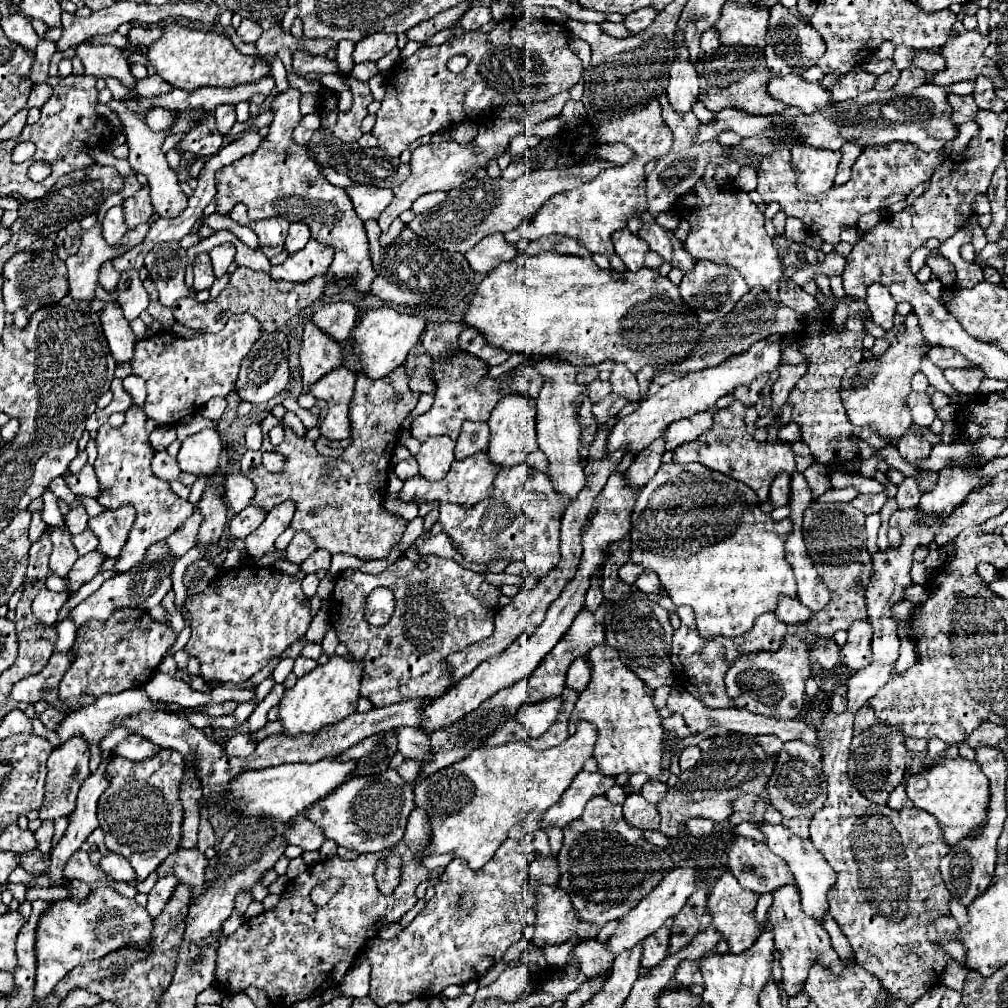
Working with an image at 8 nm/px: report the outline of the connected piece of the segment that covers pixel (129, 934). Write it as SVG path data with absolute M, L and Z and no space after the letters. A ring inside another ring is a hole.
M115 888L95 890L87 902L77 904L73 900L57 900L41 918L37 928L37 980L33 1000L45 1000L55 984L85 960L99 960L125 946L139 946L149 950L153 920L143 906L133 898L125 898Z

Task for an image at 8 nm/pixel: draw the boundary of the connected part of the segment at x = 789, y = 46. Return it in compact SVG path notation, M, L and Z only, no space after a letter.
M775 4L771 8L771 20L769 20L769 30L767 30L767 46L765 46L765 60L767 66L773 70L773 74L799 74L811 66L817 64L817 58L825 54L825 42L813 30L811 26L805 26L799 22L795 16L789 14L789 10L781 4Z

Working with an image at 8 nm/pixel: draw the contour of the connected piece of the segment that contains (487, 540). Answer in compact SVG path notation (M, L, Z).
M519 464L499 470L493 494L473 508L455 504L439 506L443 532L455 542L455 548L471 562L489 562L491 558L525 560L530 574L545 576L559 562L559 526L565 514L563 498L551 490L547 476L535 466Z

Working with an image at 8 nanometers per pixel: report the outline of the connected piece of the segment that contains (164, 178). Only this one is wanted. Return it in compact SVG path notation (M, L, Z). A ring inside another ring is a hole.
M141 96L111 98L107 106L109 106L111 112L115 112L117 118L121 120L123 132L125 132L125 136L127 136L127 146L129 146L129 156L127 156L127 160L129 160L131 168L133 168L135 172L145 174L147 180L149 180L151 200L153 200L153 208L155 208L155 212L157 212L159 216L163 216L163 218L175 218L175 216L179 216L179 214L187 208L187 196L181 192L181 188L179 188L179 180L177 180L177 174L169 168L167 158L165 158L163 150L161 150L165 138L167 138L169 132L171 132L171 126L167 126L167 128L161 130L161 132L153 132L153 130L145 124L143 114L155 110L155 106L147 106L147 98L141 98ZM125 100L137 100L137 102L139 102L139 110L137 110L137 112L131 112L129 108L125 108Z

